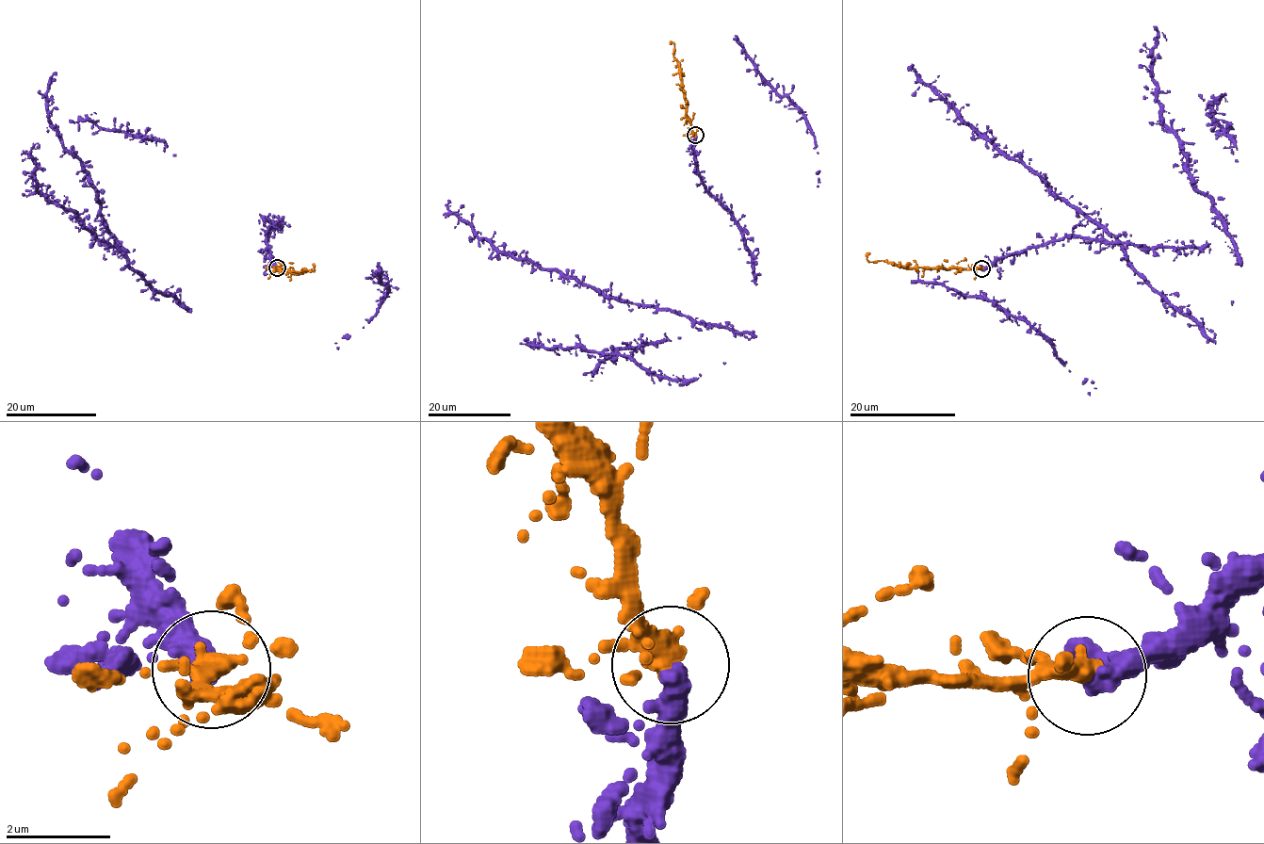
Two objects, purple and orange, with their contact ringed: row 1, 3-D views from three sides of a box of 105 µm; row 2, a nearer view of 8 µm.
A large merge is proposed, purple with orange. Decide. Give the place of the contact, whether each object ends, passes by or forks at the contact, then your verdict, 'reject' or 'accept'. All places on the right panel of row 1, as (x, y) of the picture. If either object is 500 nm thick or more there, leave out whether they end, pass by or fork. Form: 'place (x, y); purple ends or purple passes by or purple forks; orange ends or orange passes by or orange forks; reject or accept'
place (981, 268); purple ends; orange forks; accept

